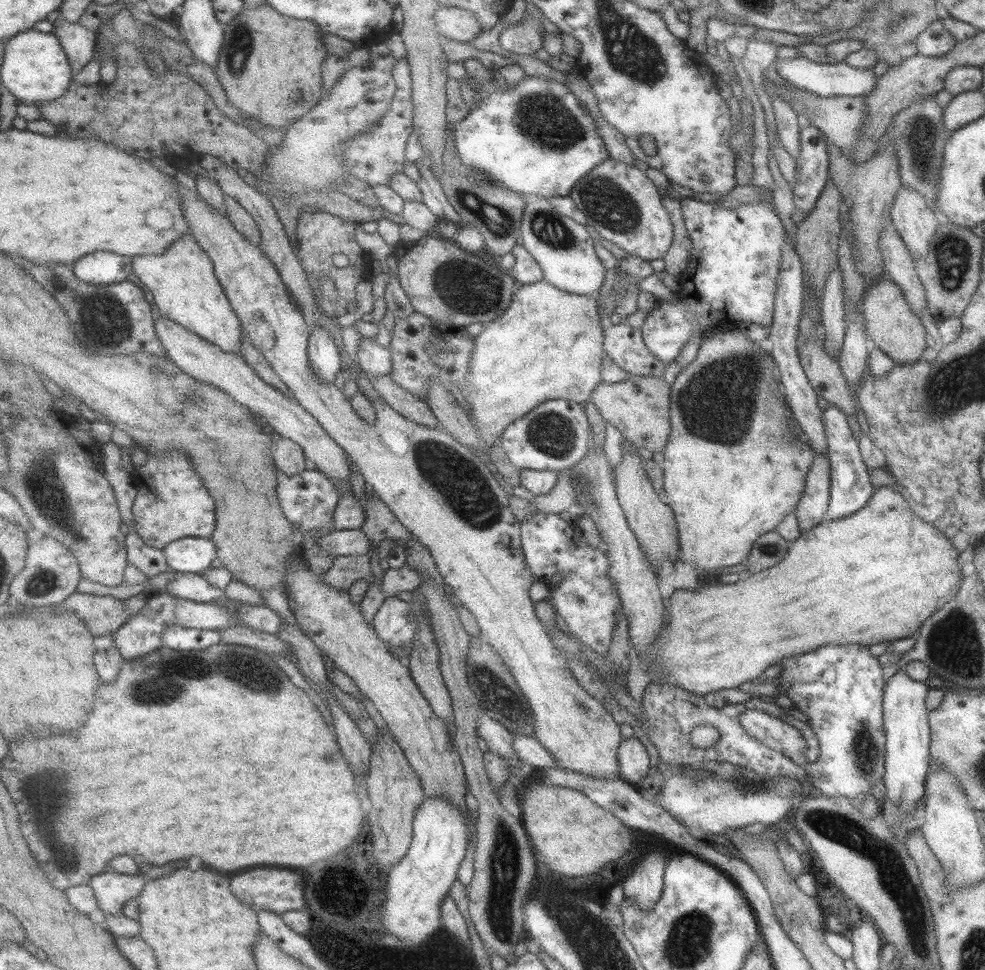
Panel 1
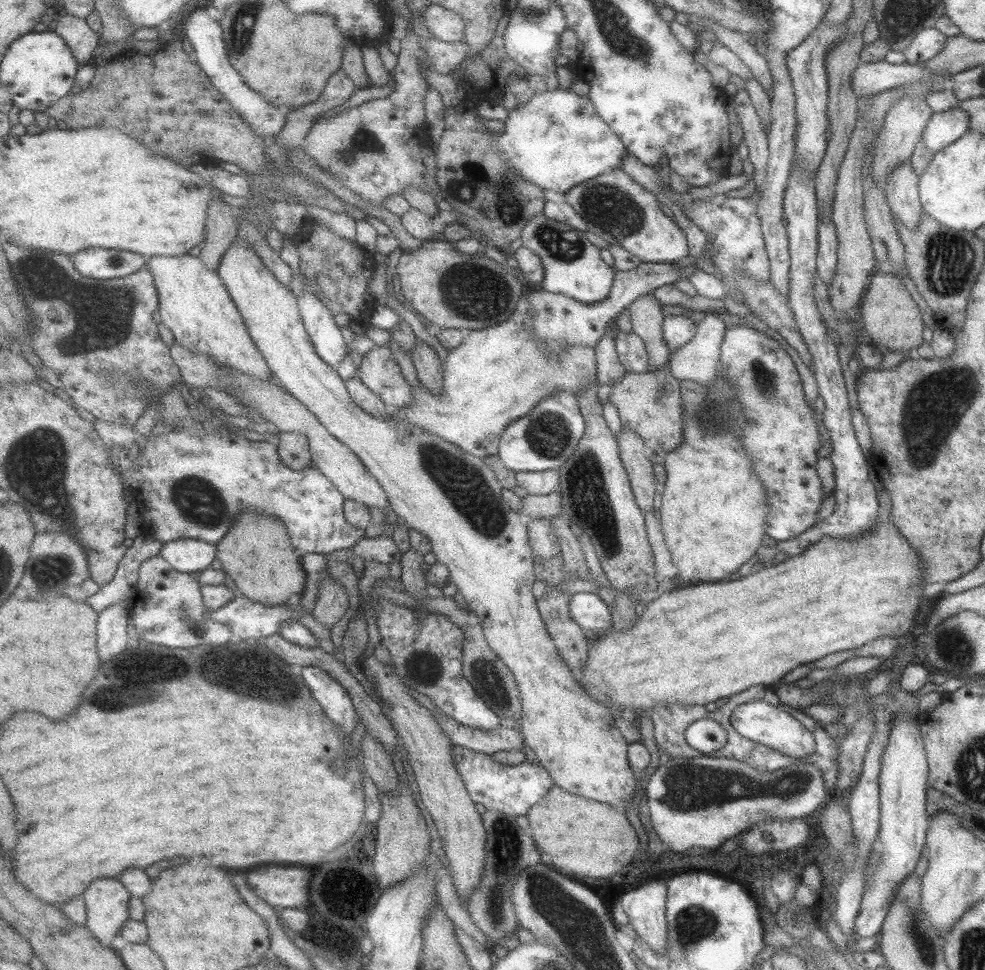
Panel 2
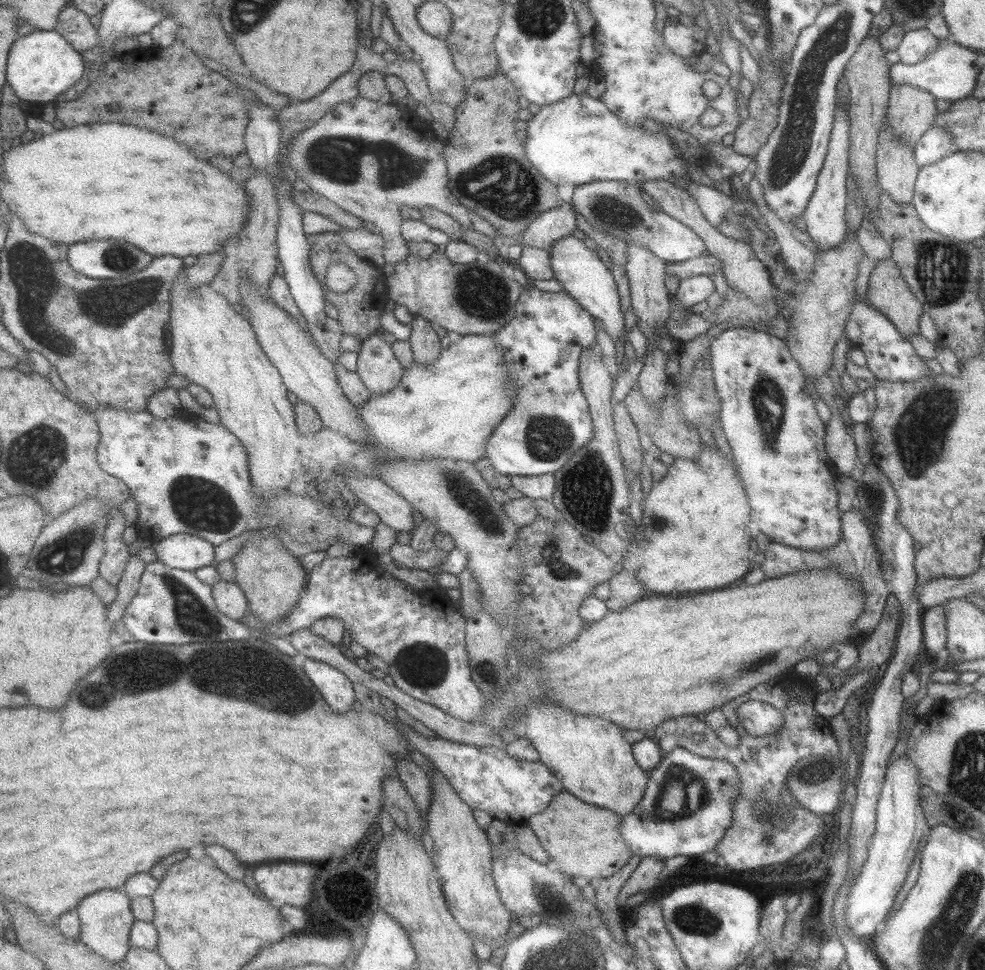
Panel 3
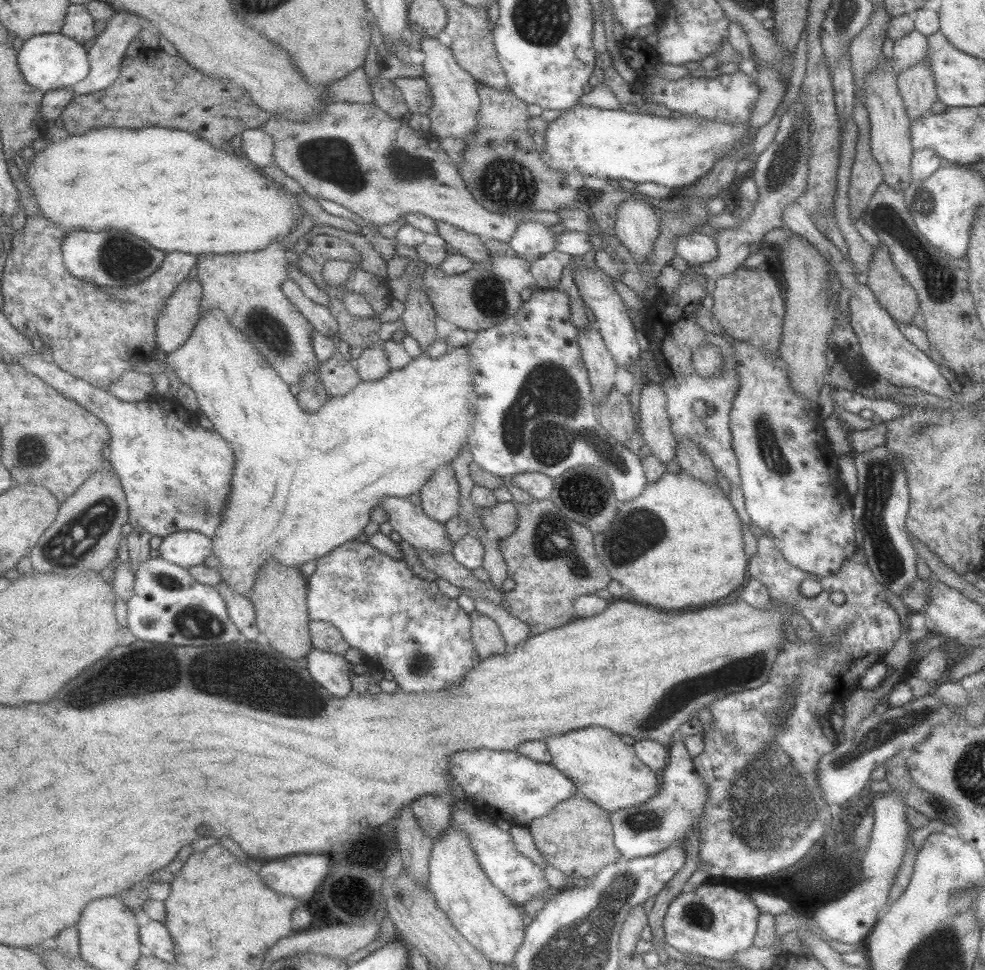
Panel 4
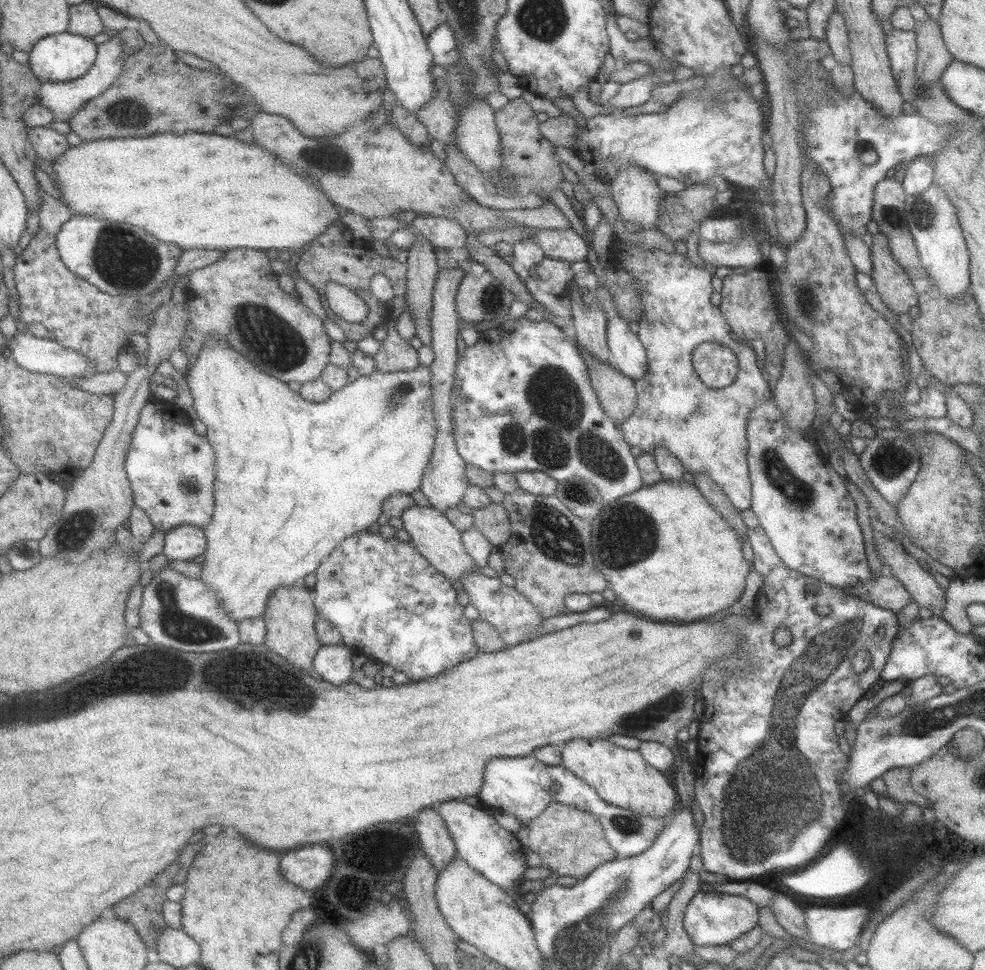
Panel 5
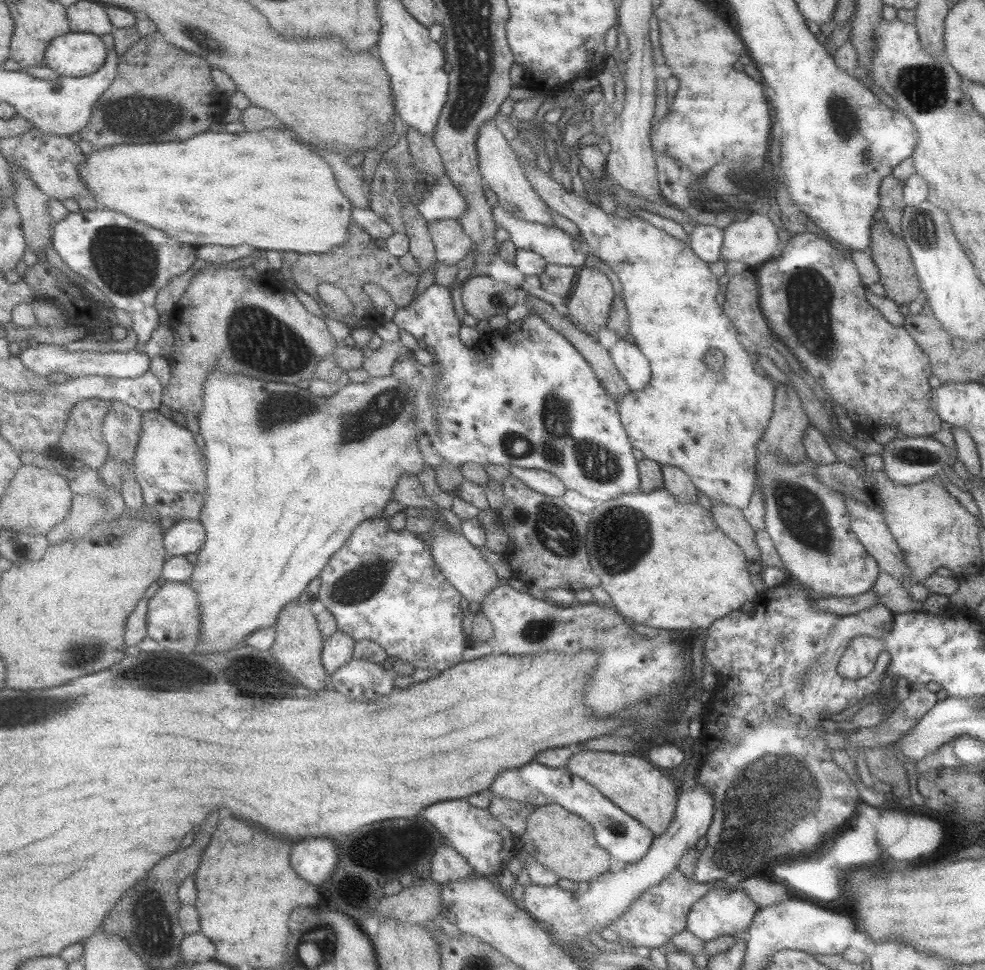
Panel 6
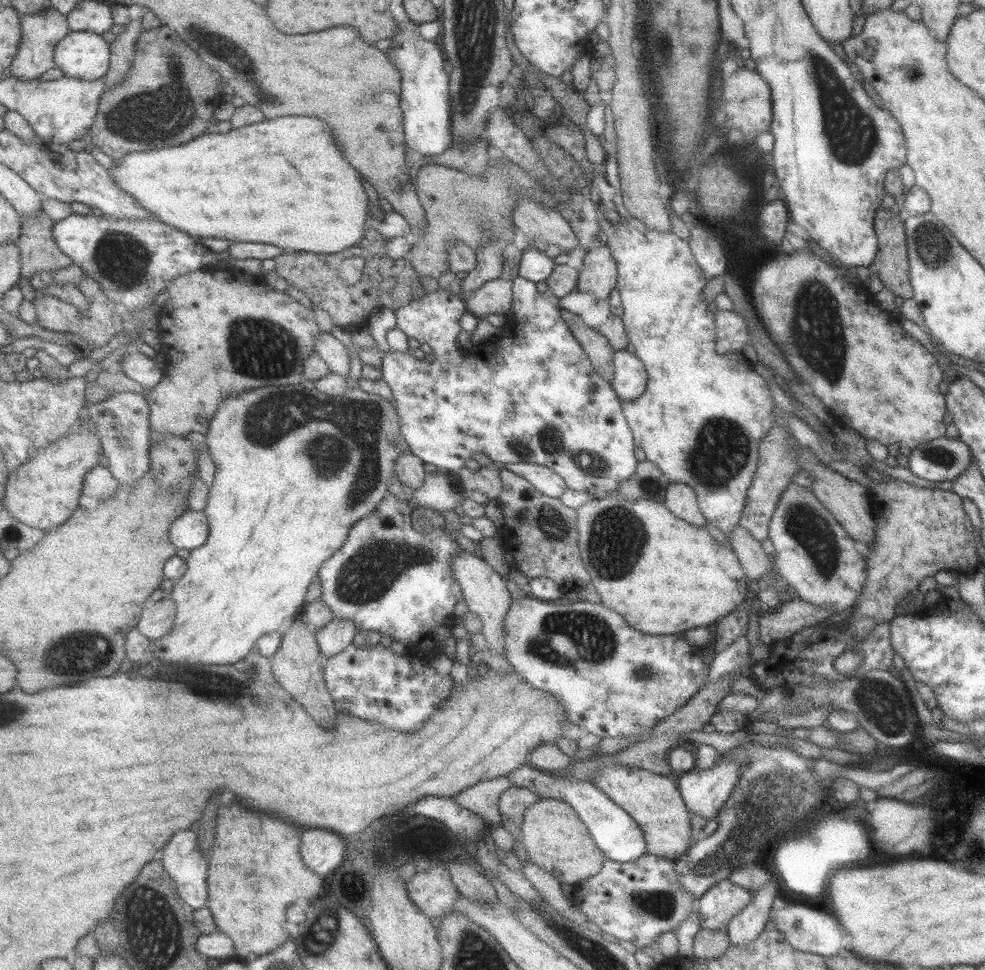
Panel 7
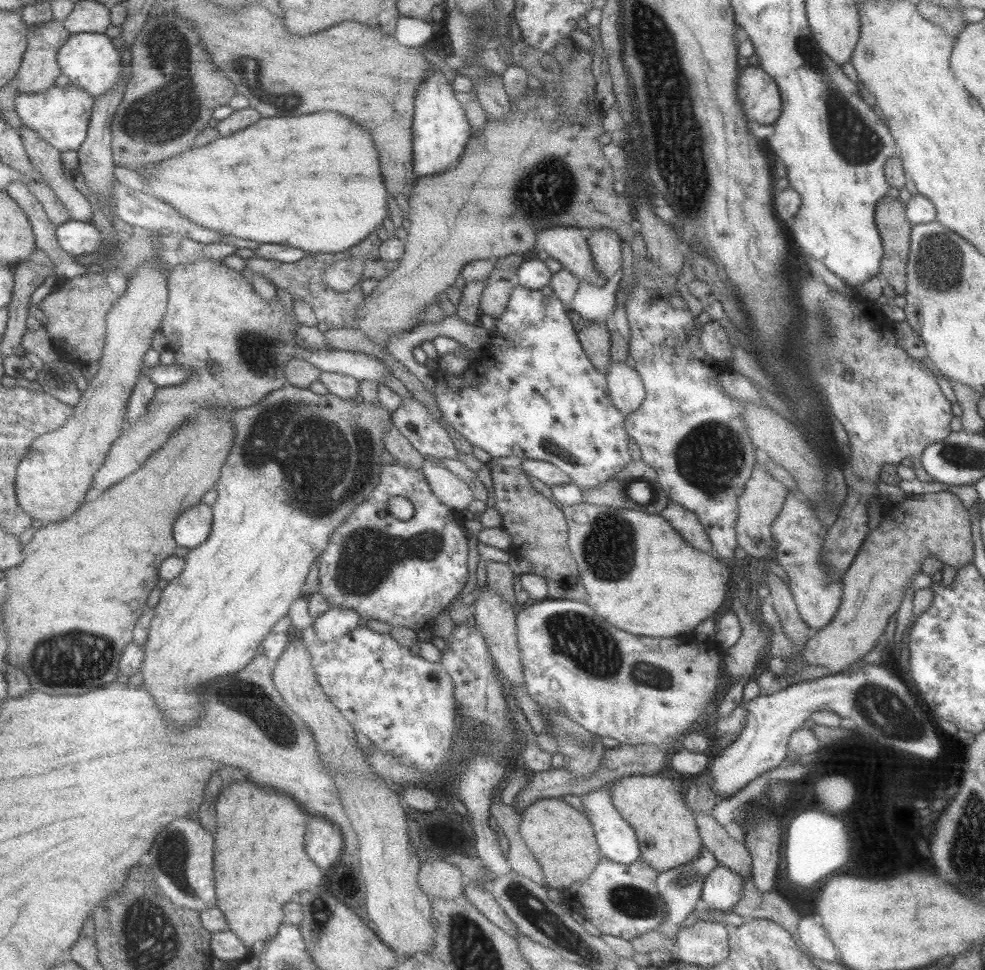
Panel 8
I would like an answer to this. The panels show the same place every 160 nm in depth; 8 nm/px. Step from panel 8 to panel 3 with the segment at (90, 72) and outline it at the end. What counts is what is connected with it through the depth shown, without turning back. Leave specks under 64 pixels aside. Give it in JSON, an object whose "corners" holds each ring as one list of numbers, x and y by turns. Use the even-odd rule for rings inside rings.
{"corners":[[35,29,28,35,19,37,12,46,8,58,7,80,16,95,28,102,42,105,47,101,55,103,58,98,66,93,74,84,85,76,85,57,79,52,59,31]]}

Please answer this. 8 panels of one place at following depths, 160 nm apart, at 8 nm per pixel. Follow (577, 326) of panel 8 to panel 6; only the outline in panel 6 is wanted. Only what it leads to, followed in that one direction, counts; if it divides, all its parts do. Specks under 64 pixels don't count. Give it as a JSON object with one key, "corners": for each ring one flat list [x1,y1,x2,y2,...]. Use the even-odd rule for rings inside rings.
{"corners":[[520,286,517,289,520,291,520,297,526,303,529,312,533,311,533,313,542,320,542,322,547,323,553,331,563,336,563,338,565,338,565,340,567,340,567,342,569,342,569,344,571,344,571,346,579,352,579,354,587,362,587,365,589,365,589,367,593,370,595,379,599,381,599,385,603,387,603,390,607,393,607,396,611,400,614,400,618,404,625,395,631,393,630,388,627,387,627,384,625,384,623,378,621,378,620,373,615,369,608,350,599,344,596,337,581,330,574,322,571,322,567,316,565,317,558,314,547,302,543,302,543,300,535,298,535,296,528,292,527,287]]}

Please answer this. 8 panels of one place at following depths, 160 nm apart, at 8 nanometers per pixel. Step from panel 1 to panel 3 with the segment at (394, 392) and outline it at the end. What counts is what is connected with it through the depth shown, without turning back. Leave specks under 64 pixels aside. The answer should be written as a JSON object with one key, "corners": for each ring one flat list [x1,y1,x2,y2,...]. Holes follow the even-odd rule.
{"corners":[[379,330,374,336,371,336,364,342,363,349,358,355,358,374,361,376,363,383,369,387,374,395,389,394,401,385,405,377,405,368,396,357,392,344,383,340,383,330]]}

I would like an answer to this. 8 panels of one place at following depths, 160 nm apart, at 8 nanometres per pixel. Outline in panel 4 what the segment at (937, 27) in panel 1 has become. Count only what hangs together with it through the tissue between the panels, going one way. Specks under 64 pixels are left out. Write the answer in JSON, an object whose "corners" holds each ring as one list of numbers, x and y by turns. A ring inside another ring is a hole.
{"corners":[[913,29,903,38,893,41,890,66,899,72,917,64,926,54,928,40,920,32]]}

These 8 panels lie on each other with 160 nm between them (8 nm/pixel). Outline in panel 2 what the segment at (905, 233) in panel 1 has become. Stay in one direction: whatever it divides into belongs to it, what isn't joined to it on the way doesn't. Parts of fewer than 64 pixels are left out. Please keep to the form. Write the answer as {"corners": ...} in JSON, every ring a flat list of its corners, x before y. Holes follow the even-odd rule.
{"corners":[[908,162,898,164,884,186,890,215,909,230,915,230,924,210,918,195,918,178]]}

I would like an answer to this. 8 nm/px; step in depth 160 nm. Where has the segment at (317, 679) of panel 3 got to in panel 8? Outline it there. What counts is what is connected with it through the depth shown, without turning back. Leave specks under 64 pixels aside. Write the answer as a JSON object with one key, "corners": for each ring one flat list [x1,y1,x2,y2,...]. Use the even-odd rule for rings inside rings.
{"corners":[[331,607,315,618,313,630,319,640,331,642,356,630,363,617,353,608]]}

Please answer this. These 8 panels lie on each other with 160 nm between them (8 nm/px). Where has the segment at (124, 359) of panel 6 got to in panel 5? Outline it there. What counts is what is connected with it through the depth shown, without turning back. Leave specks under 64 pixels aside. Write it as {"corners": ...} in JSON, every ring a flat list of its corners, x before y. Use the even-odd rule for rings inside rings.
{"corners":[[17,331,12,338,7,339,6,346,10,349,11,356,14,360,26,370,39,374,55,374,56,376,71,377,87,377,89,372,95,372,97,367,95,363,91,363,86,356,69,350,63,345,56,342,52,337,37,338,29,332]]}

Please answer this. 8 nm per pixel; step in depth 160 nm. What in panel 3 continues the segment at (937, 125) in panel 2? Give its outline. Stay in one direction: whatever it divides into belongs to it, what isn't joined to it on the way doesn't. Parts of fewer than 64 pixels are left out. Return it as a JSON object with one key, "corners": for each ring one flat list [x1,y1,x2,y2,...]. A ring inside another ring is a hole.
{"corners":[[929,127,915,143,914,161,918,168,933,164,955,151,952,134,943,127]]}

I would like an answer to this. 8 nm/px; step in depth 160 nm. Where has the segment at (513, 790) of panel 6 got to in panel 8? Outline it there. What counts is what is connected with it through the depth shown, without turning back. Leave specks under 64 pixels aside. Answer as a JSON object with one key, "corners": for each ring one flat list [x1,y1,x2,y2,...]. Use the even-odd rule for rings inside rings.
{"corners":[[605,790,580,796,583,814,593,827,601,857,617,864,631,864,640,857,639,844,631,826,621,818]]}

